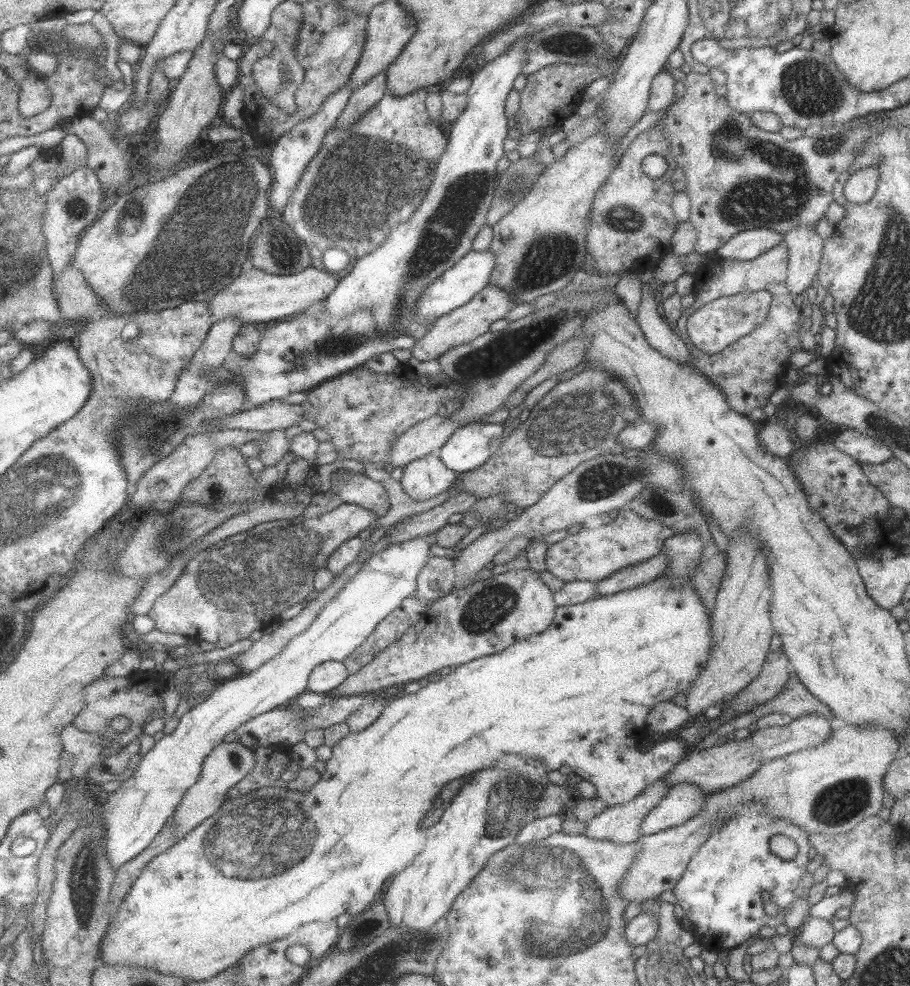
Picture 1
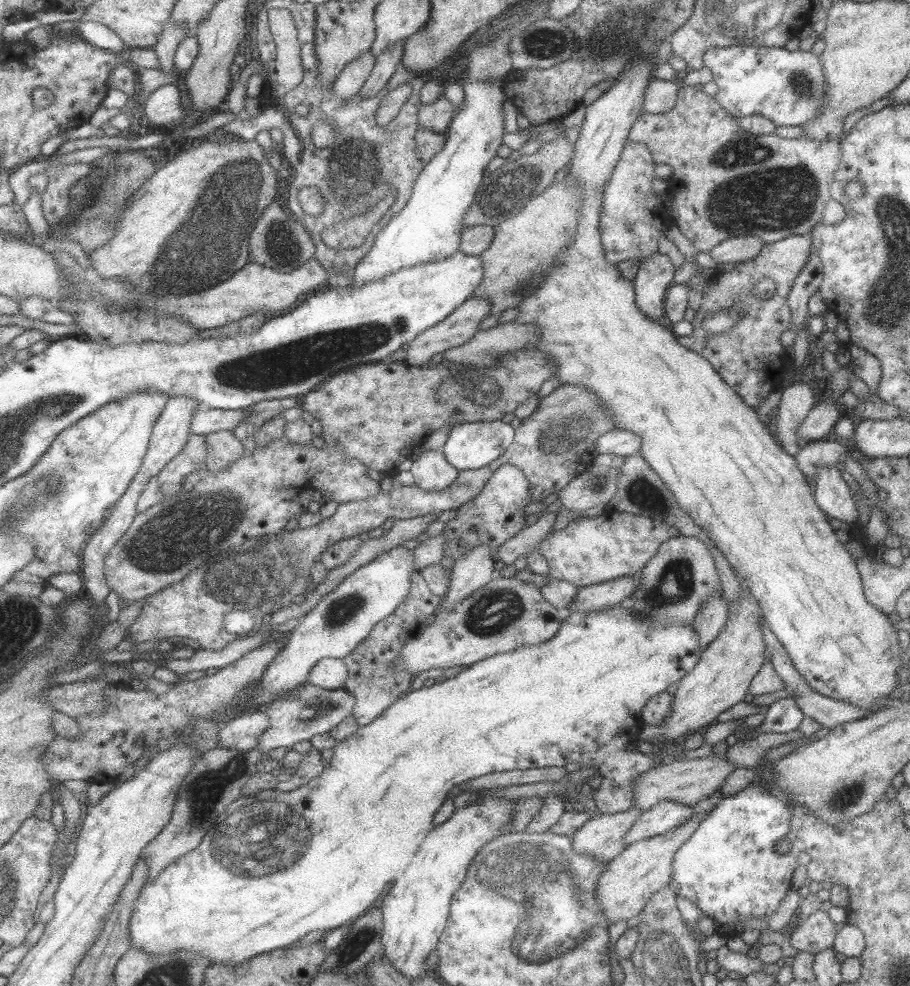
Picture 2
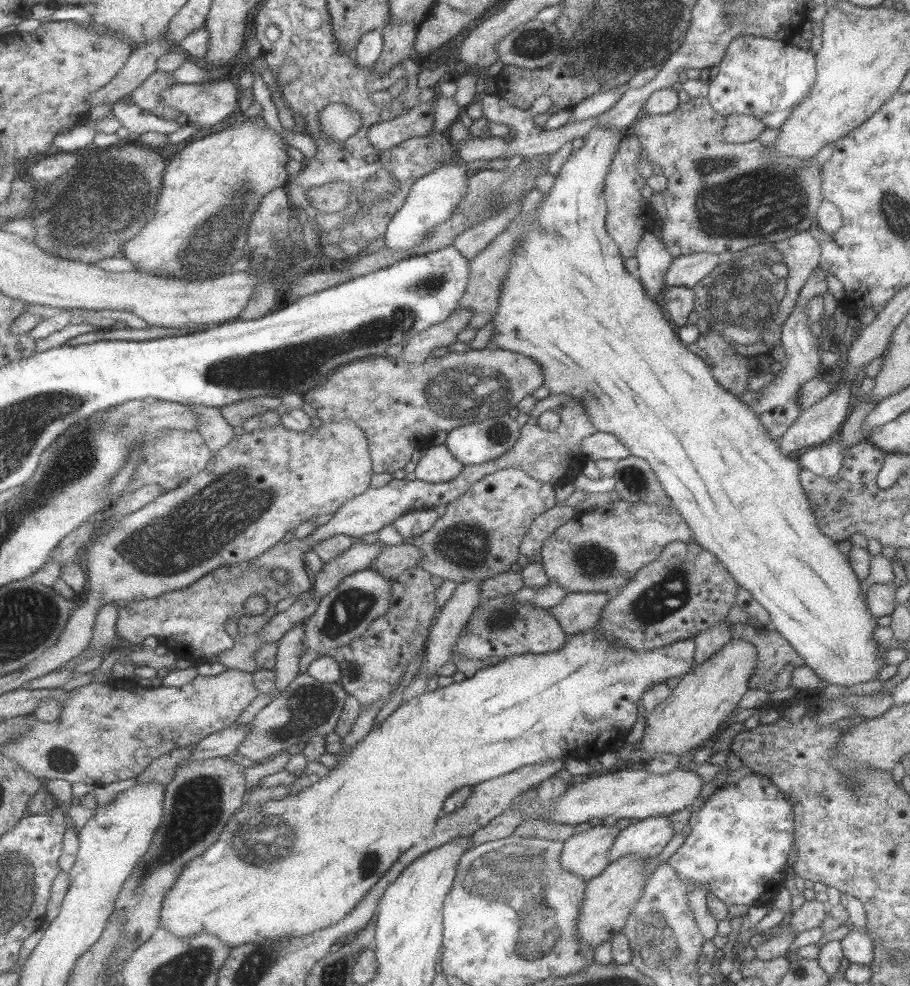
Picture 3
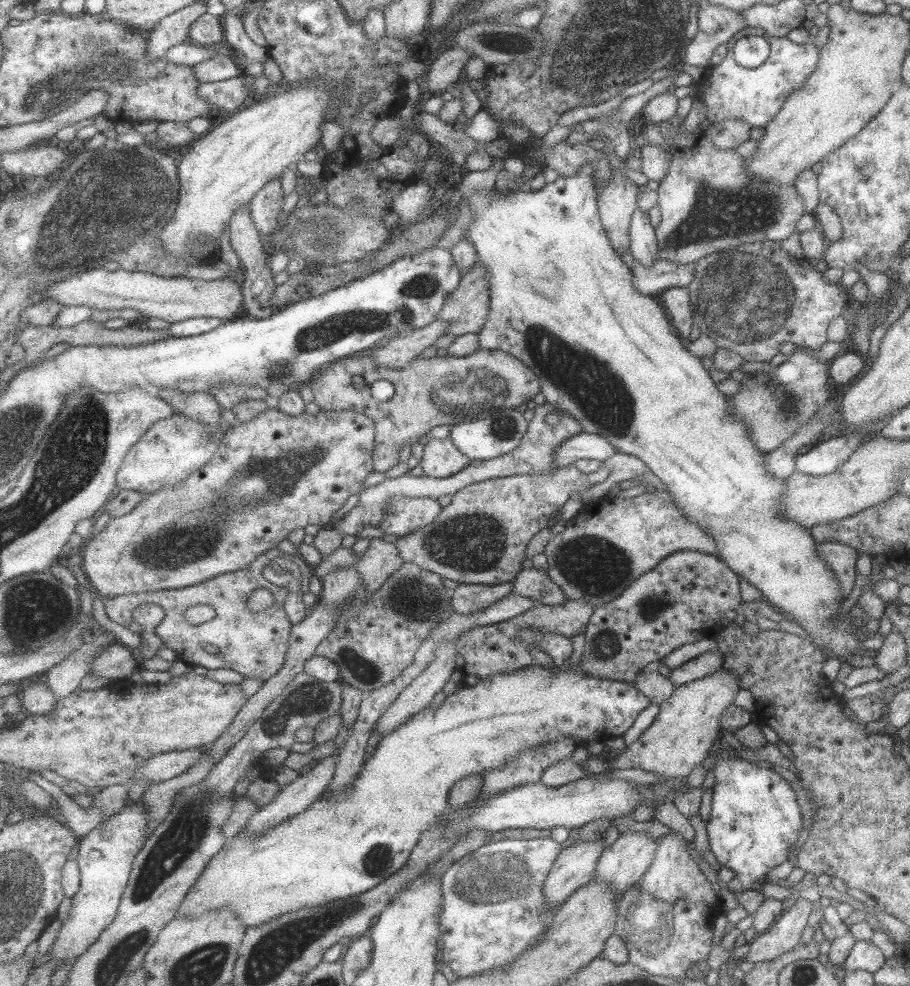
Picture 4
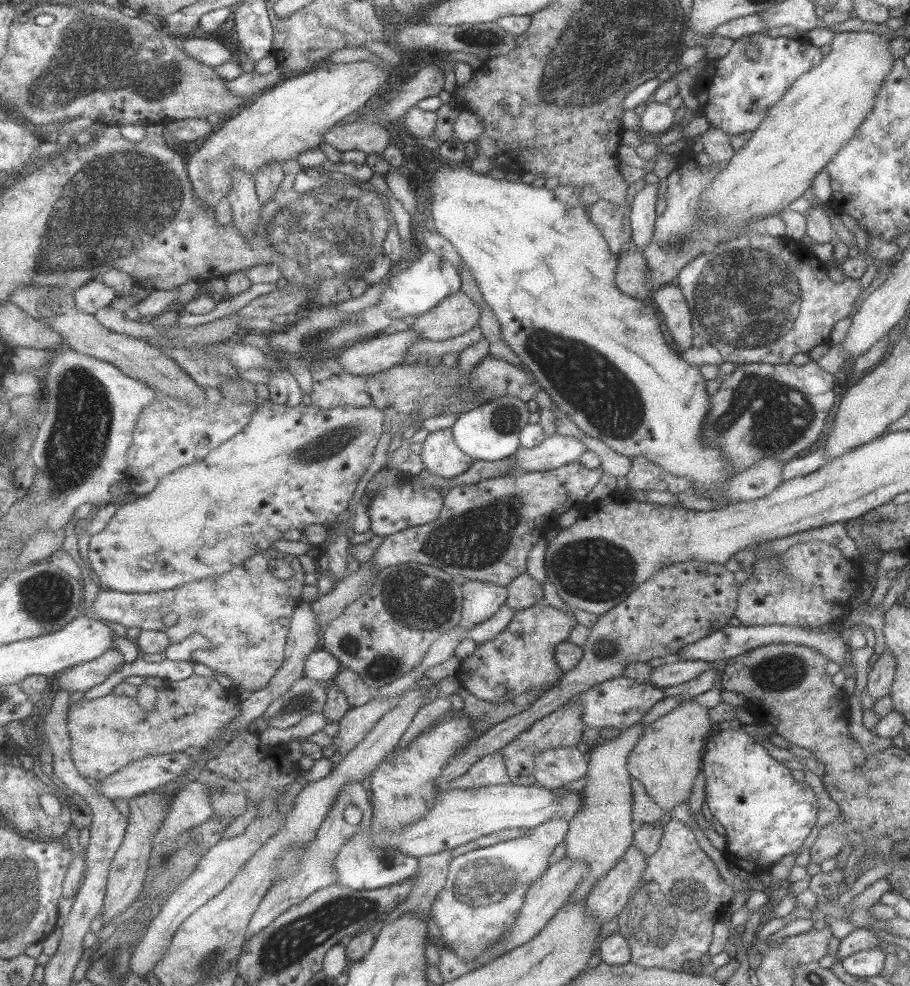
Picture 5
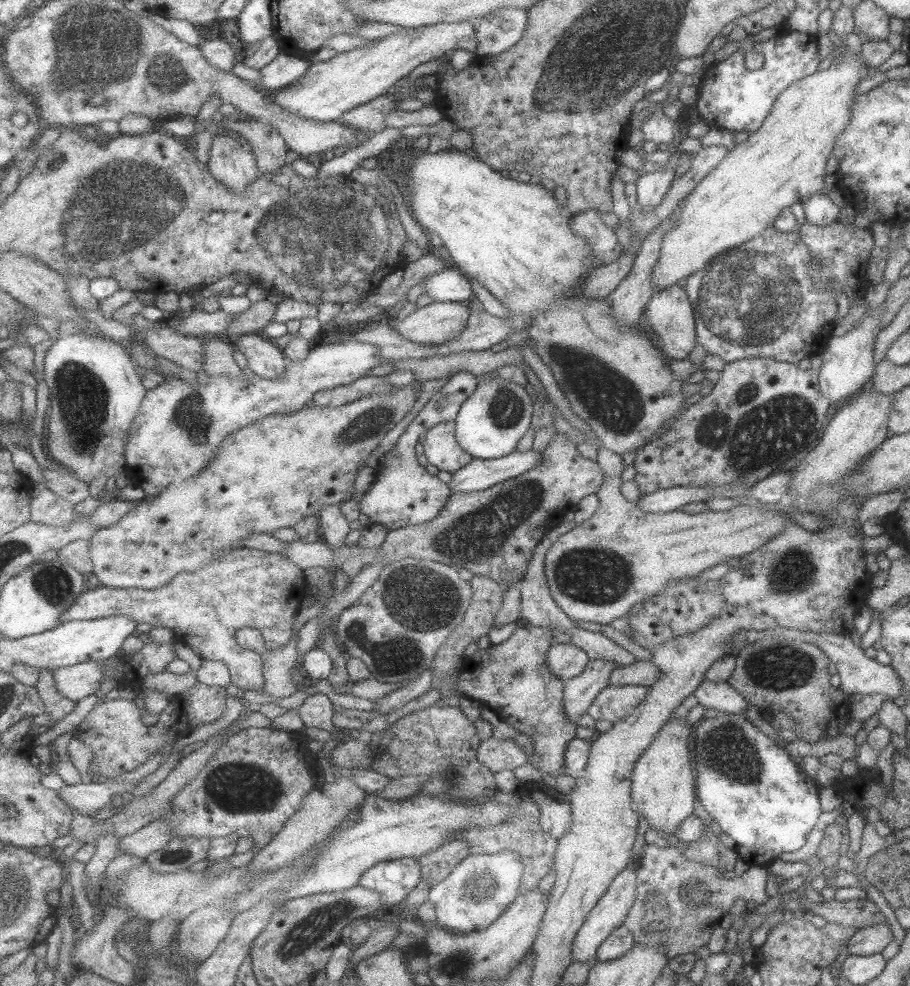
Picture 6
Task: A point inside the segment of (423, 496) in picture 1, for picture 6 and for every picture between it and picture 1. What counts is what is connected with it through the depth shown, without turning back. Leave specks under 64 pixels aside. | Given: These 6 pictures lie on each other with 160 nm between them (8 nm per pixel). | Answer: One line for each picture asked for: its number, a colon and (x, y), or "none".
2: (432, 472)
3: (438, 464)
4: (442, 459)
5: (443, 458)
6: (441, 447)

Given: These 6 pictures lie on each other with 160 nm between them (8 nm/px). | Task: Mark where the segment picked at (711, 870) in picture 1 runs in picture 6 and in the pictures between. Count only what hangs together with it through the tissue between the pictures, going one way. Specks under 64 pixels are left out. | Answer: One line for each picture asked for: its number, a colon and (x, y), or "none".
2: (728, 868)
3: (739, 839)
4: (753, 819)
5: (765, 814)
6: (749, 785)

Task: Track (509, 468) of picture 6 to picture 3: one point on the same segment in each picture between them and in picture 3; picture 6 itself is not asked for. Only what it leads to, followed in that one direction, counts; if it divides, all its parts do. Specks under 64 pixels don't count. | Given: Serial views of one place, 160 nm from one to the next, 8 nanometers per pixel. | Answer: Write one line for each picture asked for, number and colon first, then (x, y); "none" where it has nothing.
3: (600, 446)
4: (586, 446)
5: (554, 451)

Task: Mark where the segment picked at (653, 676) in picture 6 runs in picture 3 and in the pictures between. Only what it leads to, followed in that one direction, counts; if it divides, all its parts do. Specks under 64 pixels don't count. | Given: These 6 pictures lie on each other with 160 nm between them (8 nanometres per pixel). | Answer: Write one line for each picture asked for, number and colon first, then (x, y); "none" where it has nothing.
3: (709, 640)
4: (709, 662)
5: (674, 672)

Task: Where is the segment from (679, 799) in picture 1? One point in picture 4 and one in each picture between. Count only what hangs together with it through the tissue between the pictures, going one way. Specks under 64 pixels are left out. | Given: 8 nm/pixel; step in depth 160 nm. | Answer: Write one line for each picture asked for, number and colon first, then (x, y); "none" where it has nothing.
2: (664, 816)
3: (645, 838)
4: (622, 864)

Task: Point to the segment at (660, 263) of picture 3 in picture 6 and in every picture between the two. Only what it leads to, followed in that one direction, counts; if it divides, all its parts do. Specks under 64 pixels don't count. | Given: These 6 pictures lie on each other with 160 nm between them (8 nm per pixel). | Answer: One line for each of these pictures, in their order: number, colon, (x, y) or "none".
4: (643, 247)
5: (642, 216)
6: (651, 187)

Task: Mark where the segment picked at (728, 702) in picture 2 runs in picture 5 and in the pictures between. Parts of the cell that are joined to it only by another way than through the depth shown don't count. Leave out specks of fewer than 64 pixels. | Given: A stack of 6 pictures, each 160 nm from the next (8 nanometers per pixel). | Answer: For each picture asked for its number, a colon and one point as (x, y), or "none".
3: (694, 712)
4: (686, 726)
5: (665, 759)

